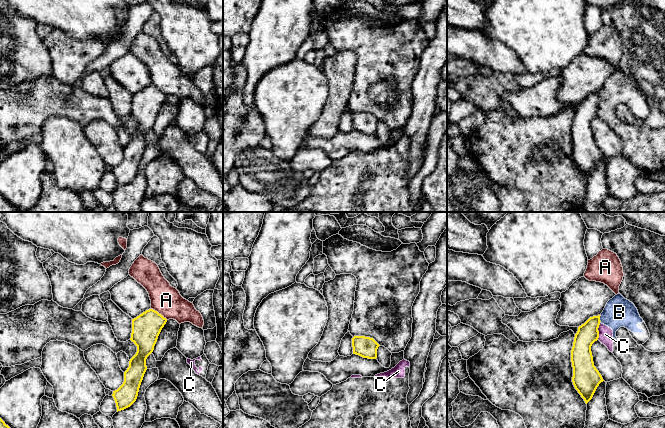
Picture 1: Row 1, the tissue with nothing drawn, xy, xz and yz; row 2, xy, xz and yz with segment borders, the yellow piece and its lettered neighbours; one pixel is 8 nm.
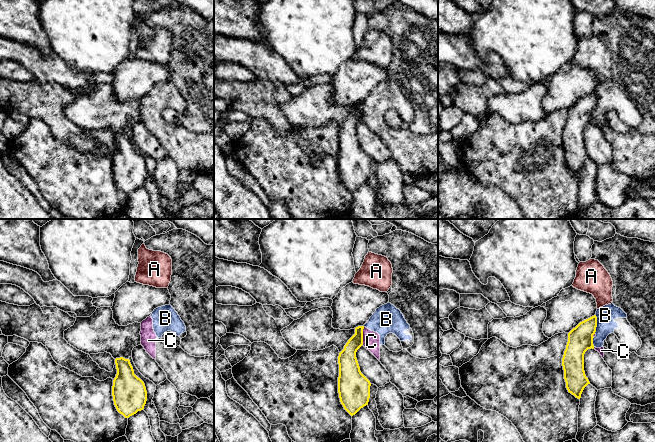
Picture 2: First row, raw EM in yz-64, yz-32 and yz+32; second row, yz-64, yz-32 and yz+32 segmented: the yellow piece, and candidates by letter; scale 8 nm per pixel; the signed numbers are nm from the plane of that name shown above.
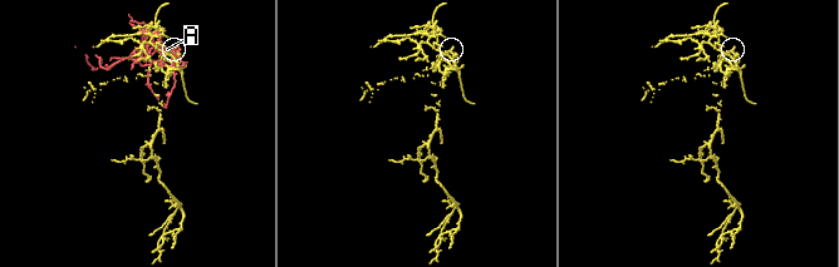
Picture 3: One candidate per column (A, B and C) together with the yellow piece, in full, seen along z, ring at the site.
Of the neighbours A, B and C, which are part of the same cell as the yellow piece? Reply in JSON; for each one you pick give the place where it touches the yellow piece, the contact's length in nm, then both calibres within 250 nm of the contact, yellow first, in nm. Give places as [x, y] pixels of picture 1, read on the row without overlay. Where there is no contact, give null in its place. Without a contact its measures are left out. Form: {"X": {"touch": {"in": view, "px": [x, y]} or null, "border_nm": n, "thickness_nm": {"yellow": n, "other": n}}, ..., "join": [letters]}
{"join": []}

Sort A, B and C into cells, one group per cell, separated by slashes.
A / B C

